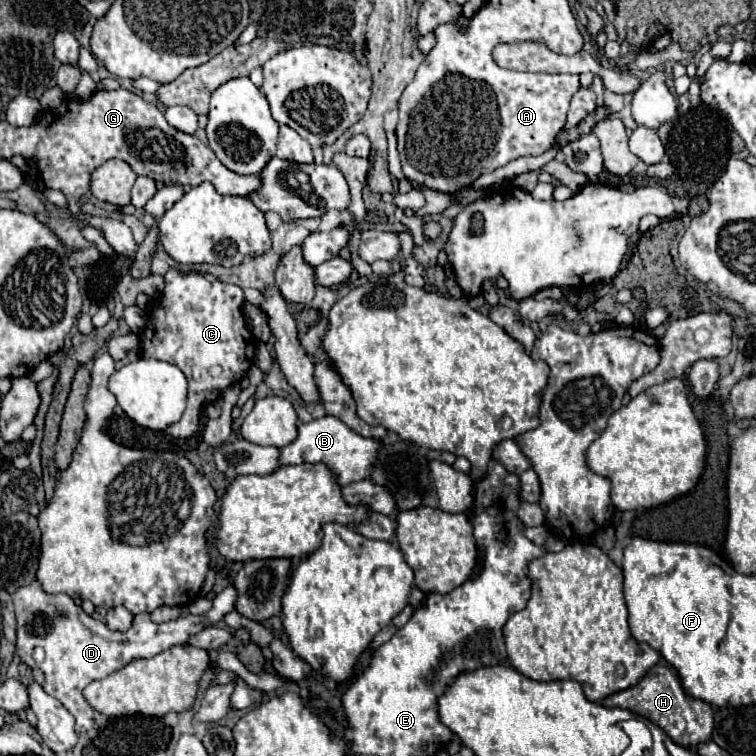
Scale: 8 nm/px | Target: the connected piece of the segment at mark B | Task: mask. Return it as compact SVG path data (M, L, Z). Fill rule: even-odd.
M323 416L319 420L311 420L307 424L299 426L299 436L289 446L281 448L281 464L327 464L335 474L337 482L341 486L347 486L351 482L359 482L371 476L371 466L375 466L375 460L379 456L383 440L375 438L363 438L355 434L347 424L343 424L335 416Z

